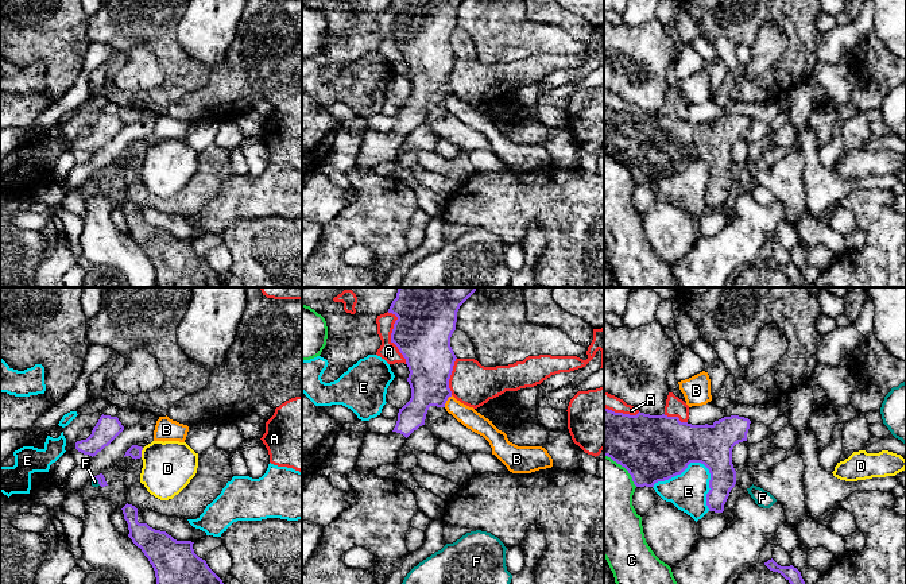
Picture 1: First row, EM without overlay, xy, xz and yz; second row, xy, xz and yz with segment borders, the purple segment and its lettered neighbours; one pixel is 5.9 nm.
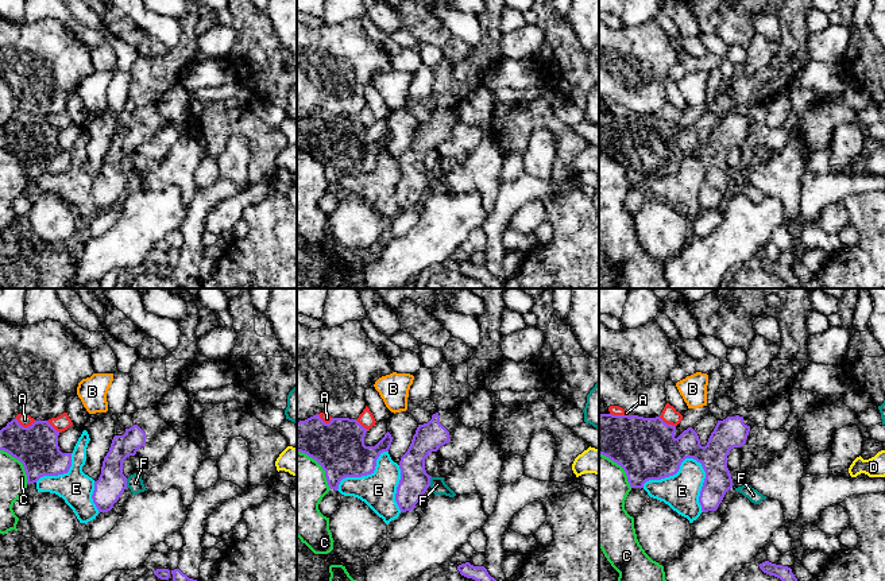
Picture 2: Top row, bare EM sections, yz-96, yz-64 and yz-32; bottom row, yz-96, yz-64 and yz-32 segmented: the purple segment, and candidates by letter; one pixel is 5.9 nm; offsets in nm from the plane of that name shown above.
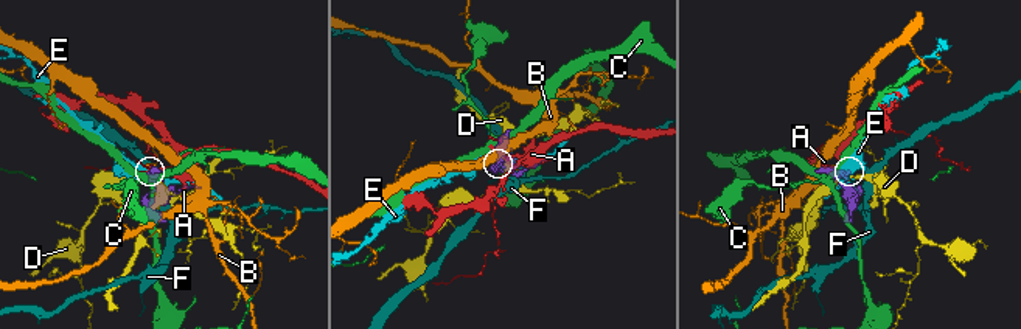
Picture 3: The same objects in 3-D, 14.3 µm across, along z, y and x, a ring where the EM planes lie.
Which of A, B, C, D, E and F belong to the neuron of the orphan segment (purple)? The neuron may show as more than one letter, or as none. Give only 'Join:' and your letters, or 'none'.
Join: none

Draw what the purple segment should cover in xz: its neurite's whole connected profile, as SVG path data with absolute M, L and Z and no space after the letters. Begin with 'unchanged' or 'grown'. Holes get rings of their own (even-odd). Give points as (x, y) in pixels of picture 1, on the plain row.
grown; M392 0L388 11L398 15L391 31L399 50L406 57L409 65L407 80L411 86L410 98L399 107L398 119L388 132L365 131L355 169L371 173L378 165L395 162L399 148L404 144L406 136L425 123L430 104L445 105L452 89L449 77L456 59L456 53L450 45L450 35L456 28L457 9L464 0Z

